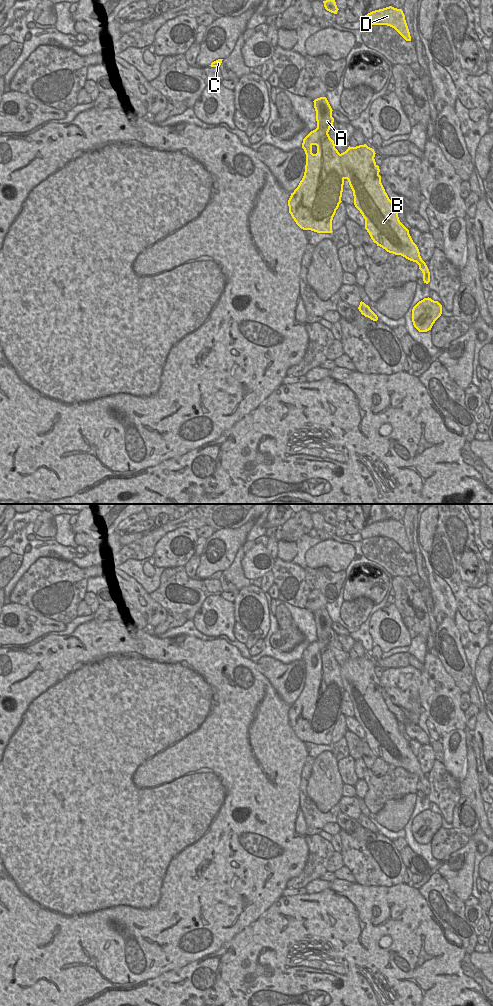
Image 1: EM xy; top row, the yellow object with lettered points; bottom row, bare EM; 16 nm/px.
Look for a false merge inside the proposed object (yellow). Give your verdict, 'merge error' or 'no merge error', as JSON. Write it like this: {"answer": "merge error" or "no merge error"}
{"answer": "merge error"}

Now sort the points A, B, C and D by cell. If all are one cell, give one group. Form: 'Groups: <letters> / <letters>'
Groups: A / B C D.

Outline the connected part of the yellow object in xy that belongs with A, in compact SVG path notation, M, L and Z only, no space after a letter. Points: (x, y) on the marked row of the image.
M326 97L315 99L317 128L304 139L302 148L306 154L305 172L298 187L288 200L289 213L296 224L303 230L317 233L332 233L332 220L342 202L344 174L341 165L341 154L335 148L334 141L328 132L333 125L332 108Z

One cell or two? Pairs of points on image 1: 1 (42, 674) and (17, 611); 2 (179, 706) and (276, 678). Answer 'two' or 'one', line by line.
1: two
2: two

